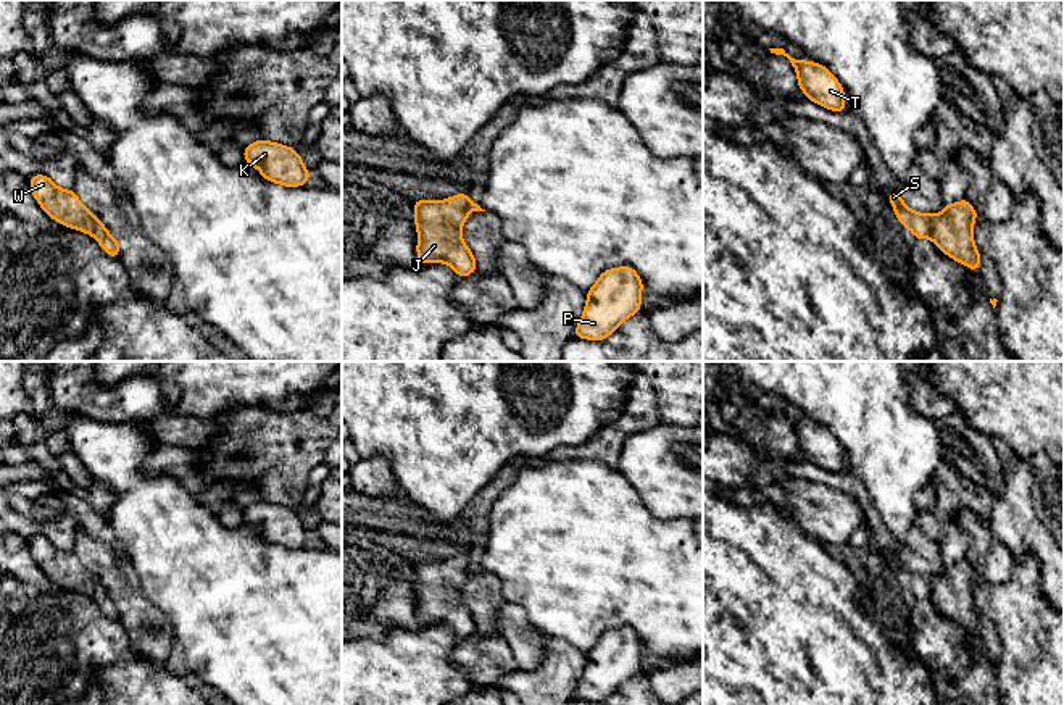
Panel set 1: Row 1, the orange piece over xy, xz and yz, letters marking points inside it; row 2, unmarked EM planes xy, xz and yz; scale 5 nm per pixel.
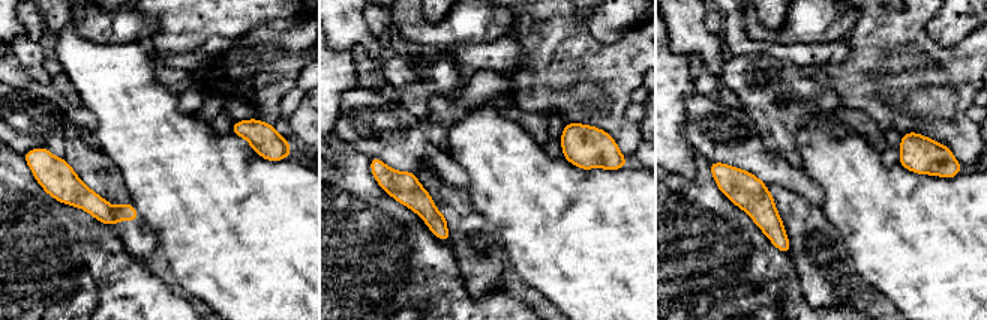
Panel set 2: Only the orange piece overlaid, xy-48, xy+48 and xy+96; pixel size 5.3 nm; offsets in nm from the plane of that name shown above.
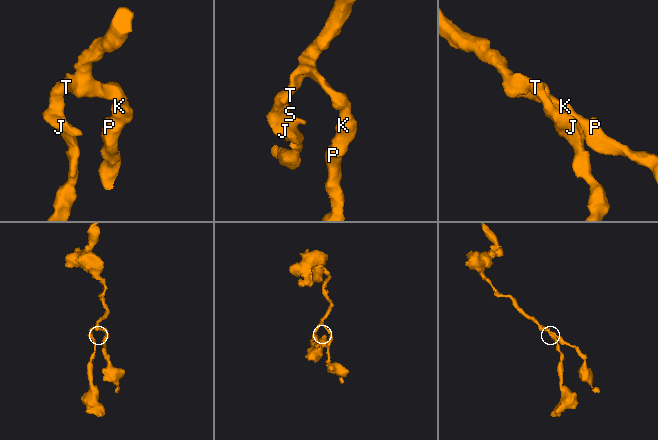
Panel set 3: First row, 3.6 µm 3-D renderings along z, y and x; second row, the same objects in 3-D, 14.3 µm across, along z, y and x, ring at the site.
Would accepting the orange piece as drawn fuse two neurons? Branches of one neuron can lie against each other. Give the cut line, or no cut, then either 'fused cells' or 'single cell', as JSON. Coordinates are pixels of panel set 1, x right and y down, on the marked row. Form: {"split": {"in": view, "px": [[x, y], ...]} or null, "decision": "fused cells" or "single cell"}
{"split": null, "decision": "single cell"}

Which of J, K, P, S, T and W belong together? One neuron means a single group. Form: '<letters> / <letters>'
J K P S T W

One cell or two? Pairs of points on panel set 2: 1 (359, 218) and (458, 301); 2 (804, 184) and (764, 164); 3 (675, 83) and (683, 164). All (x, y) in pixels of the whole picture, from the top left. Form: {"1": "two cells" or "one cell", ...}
{"1": "one cell", "2": "one cell", "3": "one cell"}

